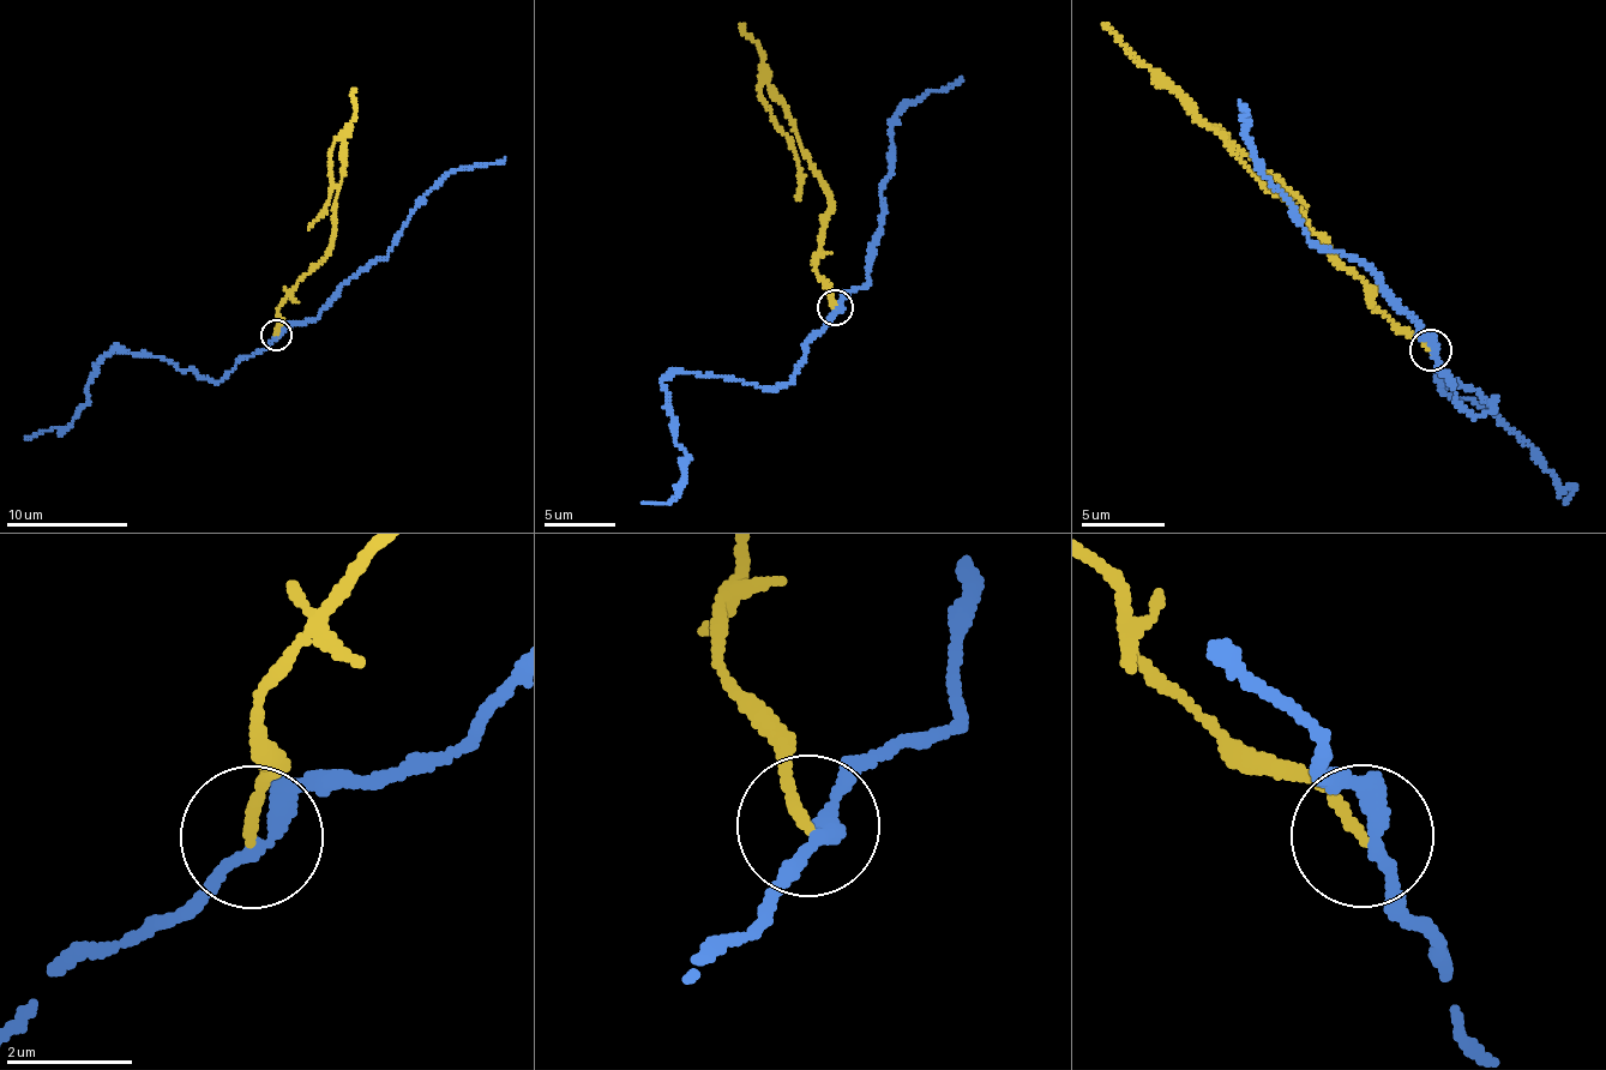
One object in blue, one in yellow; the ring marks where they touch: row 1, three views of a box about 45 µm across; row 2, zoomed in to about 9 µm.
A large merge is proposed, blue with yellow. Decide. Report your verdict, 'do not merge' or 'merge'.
do not merge

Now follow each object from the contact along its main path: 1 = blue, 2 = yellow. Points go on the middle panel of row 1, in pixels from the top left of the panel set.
1: (836, 308), (806, 344), (799, 373), (774, 388), (666, 376), (668, 414), (689, 458), (667, 504), (643, 503)
2: (836, 308), (831, 283), (813, 263), (830, 205), (819, 172), (800, 148), (787, 106), (768, 82), (743, 24)

